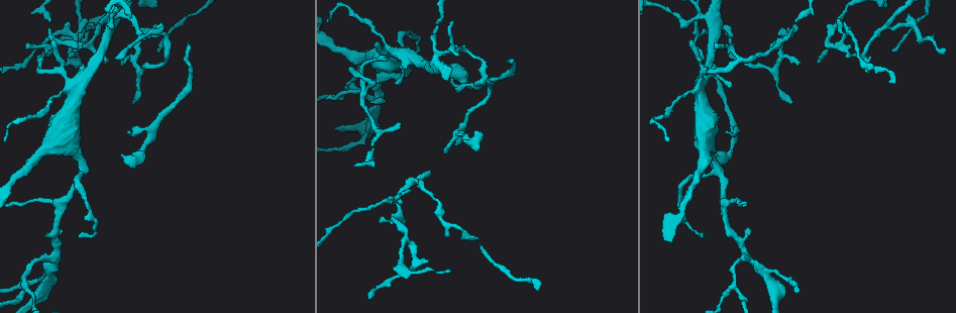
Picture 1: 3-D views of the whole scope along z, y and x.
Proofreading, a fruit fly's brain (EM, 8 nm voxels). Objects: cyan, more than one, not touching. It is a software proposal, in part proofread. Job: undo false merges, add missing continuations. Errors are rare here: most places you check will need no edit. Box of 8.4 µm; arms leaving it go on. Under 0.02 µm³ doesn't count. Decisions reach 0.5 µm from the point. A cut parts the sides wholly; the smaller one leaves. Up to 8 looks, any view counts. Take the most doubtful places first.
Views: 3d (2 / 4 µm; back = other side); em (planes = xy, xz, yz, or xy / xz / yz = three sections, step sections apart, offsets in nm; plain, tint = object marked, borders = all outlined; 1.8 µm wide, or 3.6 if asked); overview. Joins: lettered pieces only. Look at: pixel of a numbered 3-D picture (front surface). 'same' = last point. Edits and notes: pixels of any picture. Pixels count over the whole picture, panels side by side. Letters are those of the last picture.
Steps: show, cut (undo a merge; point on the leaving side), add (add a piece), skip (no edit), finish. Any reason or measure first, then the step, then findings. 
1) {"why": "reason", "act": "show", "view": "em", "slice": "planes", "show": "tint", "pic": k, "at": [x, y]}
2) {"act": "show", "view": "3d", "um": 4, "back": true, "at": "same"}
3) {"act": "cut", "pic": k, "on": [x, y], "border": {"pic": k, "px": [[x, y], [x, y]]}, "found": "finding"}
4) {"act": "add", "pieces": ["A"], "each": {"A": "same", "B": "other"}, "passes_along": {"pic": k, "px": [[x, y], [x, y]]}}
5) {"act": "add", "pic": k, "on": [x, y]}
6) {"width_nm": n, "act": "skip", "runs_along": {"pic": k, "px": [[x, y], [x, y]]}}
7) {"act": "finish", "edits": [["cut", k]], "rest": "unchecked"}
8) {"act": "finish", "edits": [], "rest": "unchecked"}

{"why": "abrupt turn", "act": "show", "view": "3d", "um": 4, "pic": 1, "at": [116, 16]}

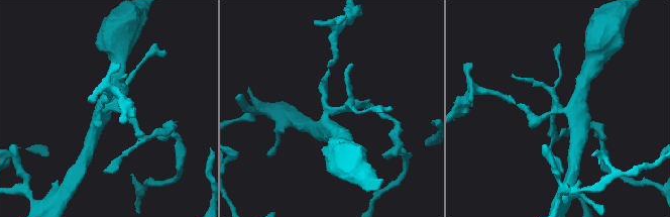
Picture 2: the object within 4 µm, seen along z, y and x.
{"act": "show", "view": "em", "slice": "planes", "show": "borders", "pic": 2, "at": [328, 115]}

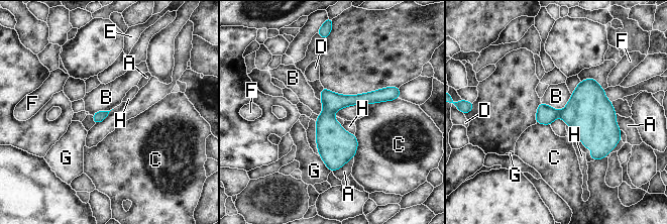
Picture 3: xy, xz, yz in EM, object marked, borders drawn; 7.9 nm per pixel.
{"width_nm": 90, "act": "skip", "each": {"A": "other", "B": "other", "C": "other", "D": "other", "E": "other", "F": "other", "G": "other", "H": "other"}, "runs_along": {"pic": 3, "px": [[388, 92], [329, 112], [332, 168]]}, "found": "all the same neuron"}

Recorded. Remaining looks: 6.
{"why": "small branch off a trunk", "act": "show", "view": "3d", "um": 2, "pic": 1, "at": [400, 54]}

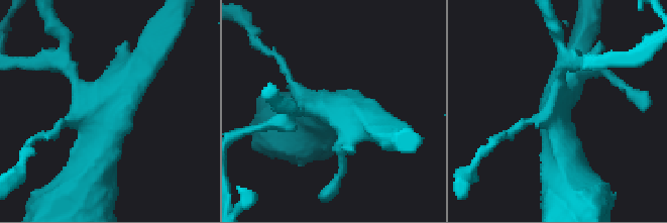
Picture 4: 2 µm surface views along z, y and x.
{"why": "shape alone is not enough", "act": "show", "view": "em", "slice": "xy", "step": 16, "show": "borders", "pic": 4, "at": [557, 115]}

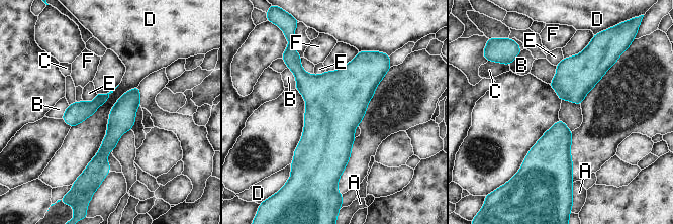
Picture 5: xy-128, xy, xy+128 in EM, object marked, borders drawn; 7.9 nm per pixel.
{"longest_contact_nm": ["D", 850], "act": "skip", "each": {"A": "other", "B": "other", "C": "other", "D": "other", "E": "other", "F": "other"}, "runs_along": {"pic": 5, "px": [[136, 90], [102, 154], [102, 171]]}, "found": "all the same neuron"}

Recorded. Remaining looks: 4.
{"why": "a fork", "act": "show", "view": "3d", "um": 4, "pic": 1, "at": [744, 256]}

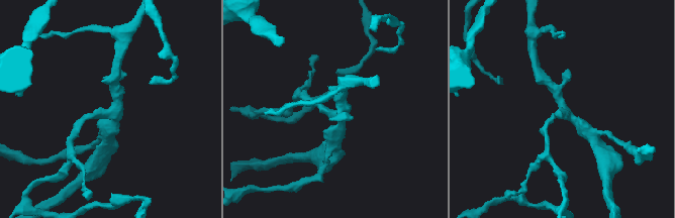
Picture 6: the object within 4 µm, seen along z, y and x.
{"why": "need the tissue", "act": "show", "view": "em", "slice": "xy", "step": 4, "show": "tint", "pic": 6, "at": [565, 112]}

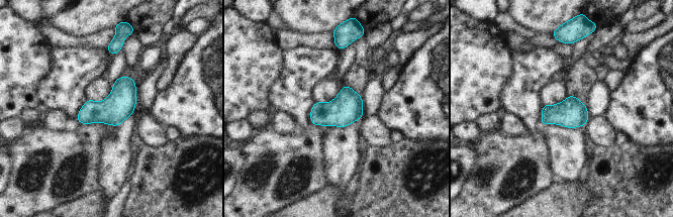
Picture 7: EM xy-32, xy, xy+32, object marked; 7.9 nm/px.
{"why": "another direction", "act": "show", "view": "em", "slice": "planes", "show": "borders", "at": "same"}

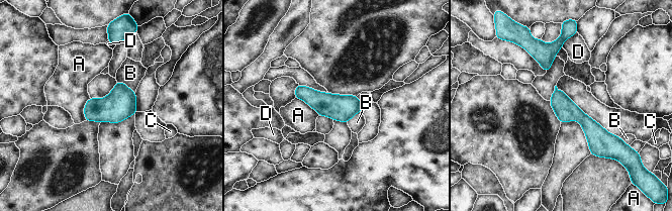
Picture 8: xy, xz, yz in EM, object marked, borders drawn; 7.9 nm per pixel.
{"act": "skip", "each": {"A": "other", "B": "other", "C": "other", "D": "other"}, "runs_along": {"pic": 8, "px": [[556, 93], [609, 144]]}, "found": "continuous, no second neuron"}

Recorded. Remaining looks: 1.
{"act": "finish", "edits": [], "rest": "unchecked"}

